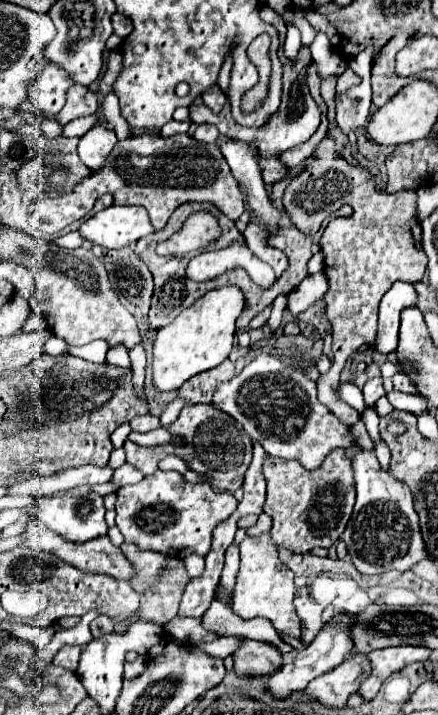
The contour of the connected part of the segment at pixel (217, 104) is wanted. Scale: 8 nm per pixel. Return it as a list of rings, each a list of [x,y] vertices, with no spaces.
[[[211,87],[209,91],[205,91],[205,95],[201,95],[205,105],[213,111],[213,113],[219,113],[225,105],[225,95],[219,91],[219,87]]]

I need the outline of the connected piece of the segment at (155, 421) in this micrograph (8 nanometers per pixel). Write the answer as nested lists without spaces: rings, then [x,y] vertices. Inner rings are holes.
[[[154,415],[136,416],[129,421],[134,432],[148,432],[161,427],[160,418]]]

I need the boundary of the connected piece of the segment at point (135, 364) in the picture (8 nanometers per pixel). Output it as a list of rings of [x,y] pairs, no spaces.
[[[143,343],[137,344],[131,351],[129,356],[133,369],[133,384],[135,393],[139,398],[144,396],[144,380],[145,380],[145,367],[146,367],[146,355],[144,351]]]

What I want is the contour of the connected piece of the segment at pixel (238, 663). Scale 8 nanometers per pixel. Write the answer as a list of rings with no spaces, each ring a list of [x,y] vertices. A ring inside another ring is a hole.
[[[245,639],[237,653],[233,655],[235,659],[235,669],[237,675],[243,675],[243,679],[251,677],[265,677],[281,669],[281,653],[271,647],[269,643],[261,641],[251,641]]]

